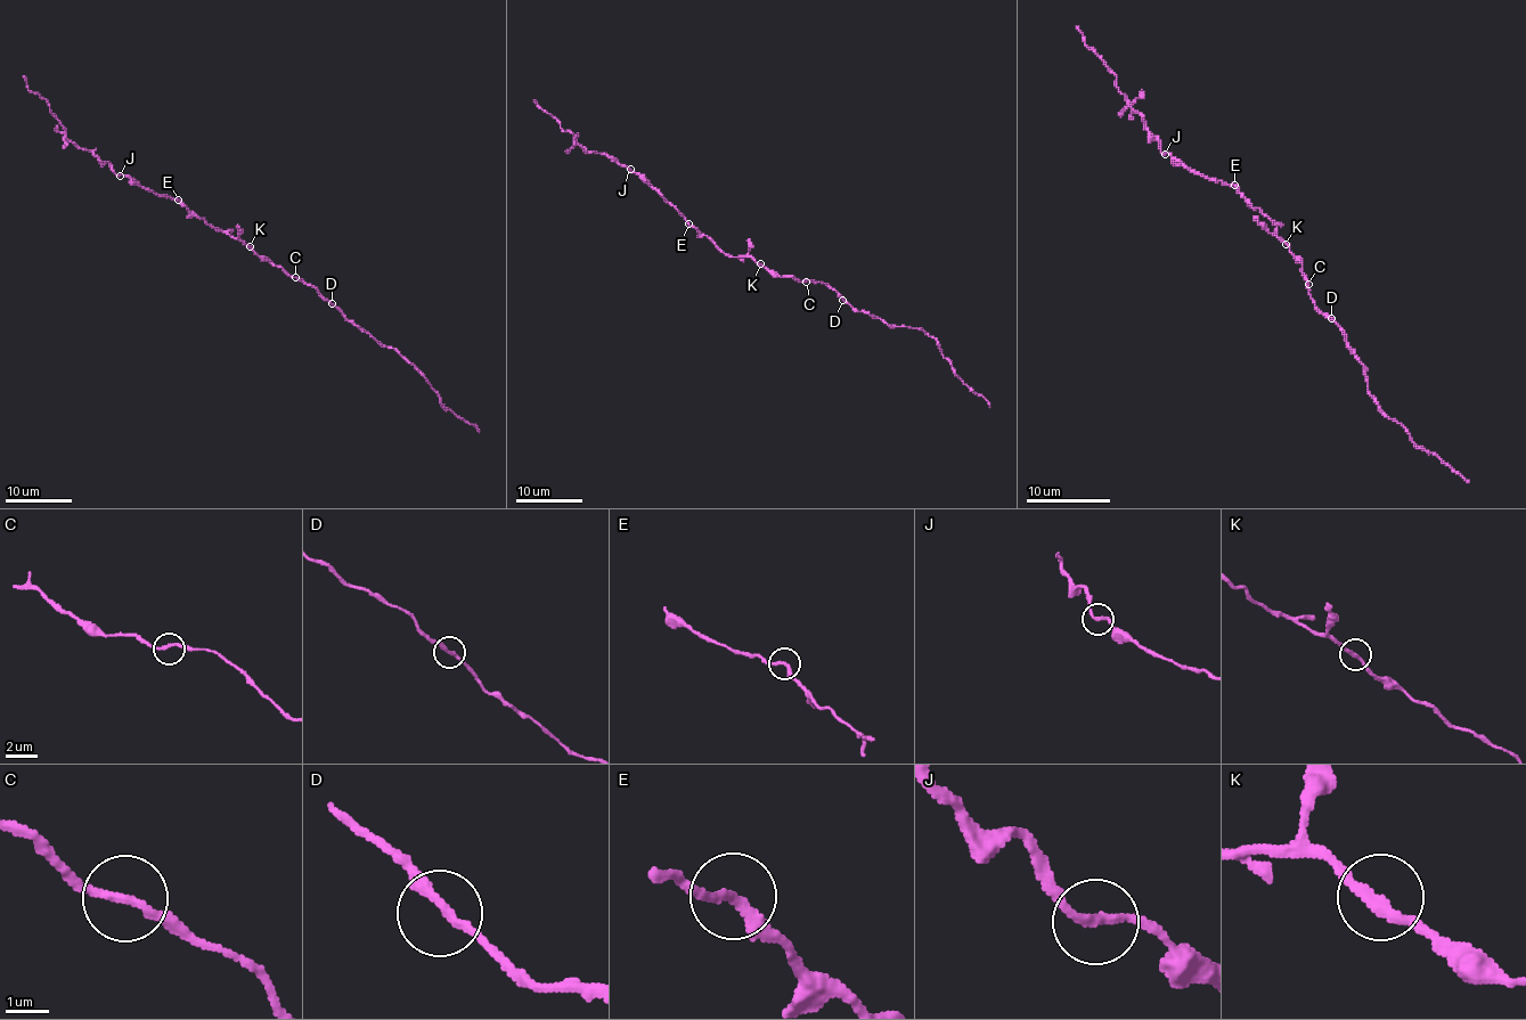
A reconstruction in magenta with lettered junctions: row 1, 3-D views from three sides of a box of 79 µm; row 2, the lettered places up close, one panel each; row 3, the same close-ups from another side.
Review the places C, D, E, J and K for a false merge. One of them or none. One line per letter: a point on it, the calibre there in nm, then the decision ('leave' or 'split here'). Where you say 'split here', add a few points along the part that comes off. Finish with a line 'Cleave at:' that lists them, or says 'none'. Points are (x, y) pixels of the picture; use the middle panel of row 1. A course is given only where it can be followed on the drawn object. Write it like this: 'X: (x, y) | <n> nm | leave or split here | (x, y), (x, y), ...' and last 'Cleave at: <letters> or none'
C: (806, 282) | 200 nm | leave
D: (842, 300) | 200 nm | leave
E: (688, 223) | 220 nm | leave
J: (630, 169) | 200 nm | leave
K: (760, 263) | 200 nm | leave
Cleave at: none

